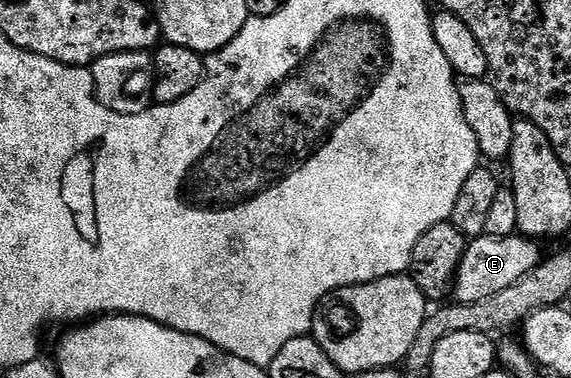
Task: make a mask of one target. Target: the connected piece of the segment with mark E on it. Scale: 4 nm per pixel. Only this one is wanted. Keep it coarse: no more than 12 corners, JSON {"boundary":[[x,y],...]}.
{"boundary":[[530,237],[468,240],[454,300],[478,303],[537,268]]}

